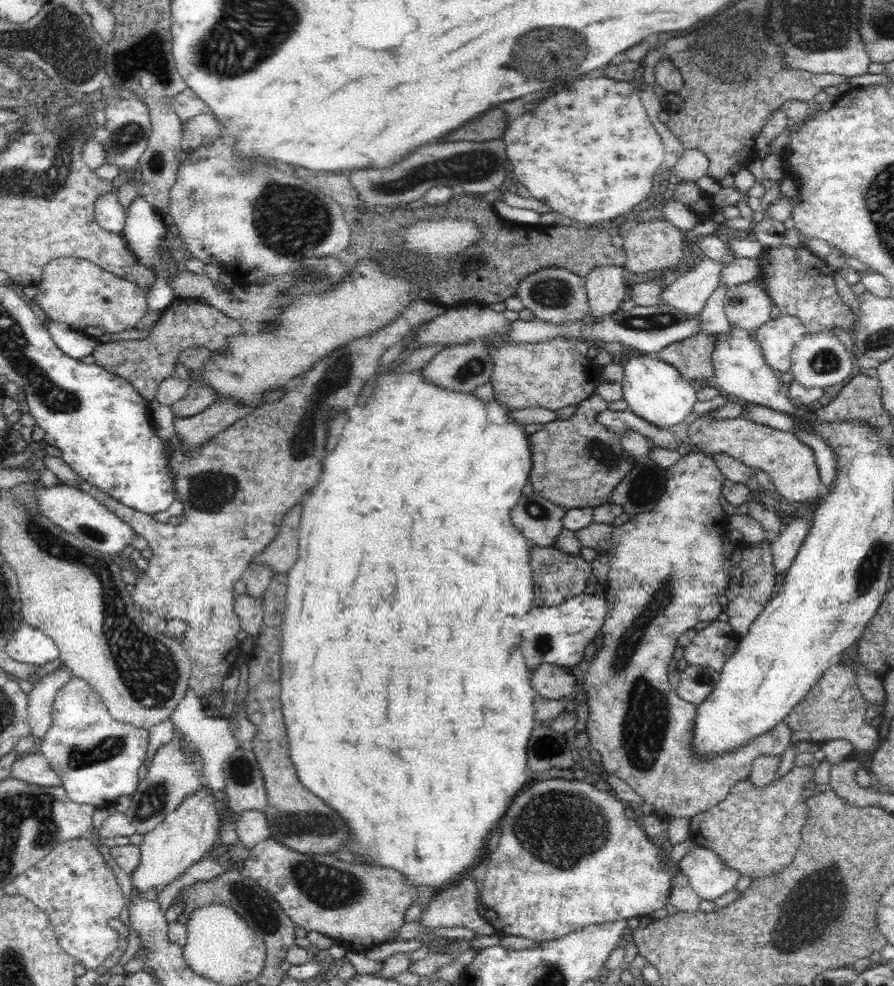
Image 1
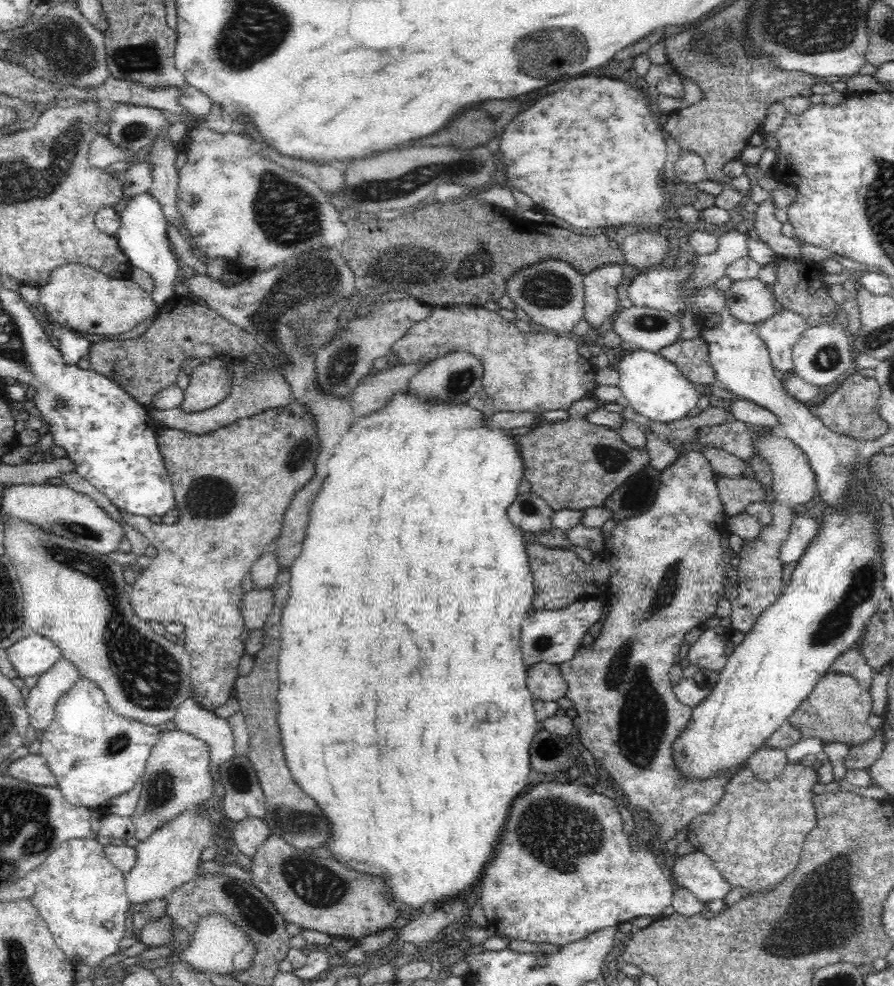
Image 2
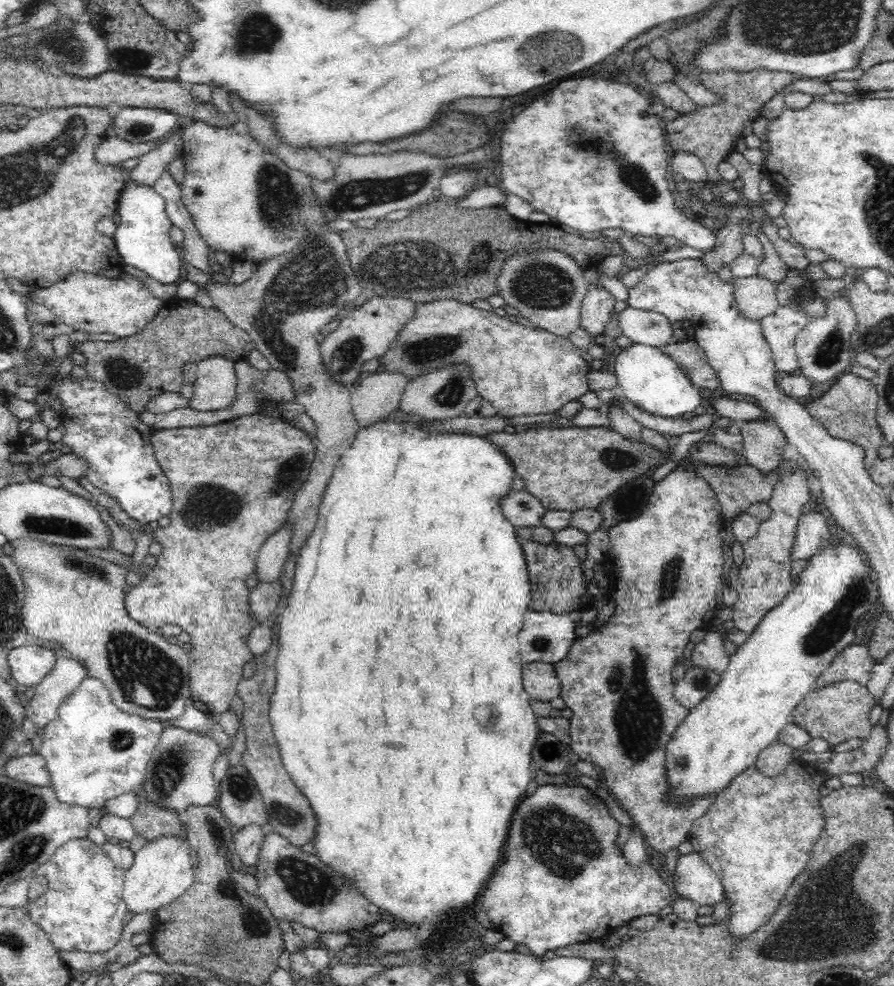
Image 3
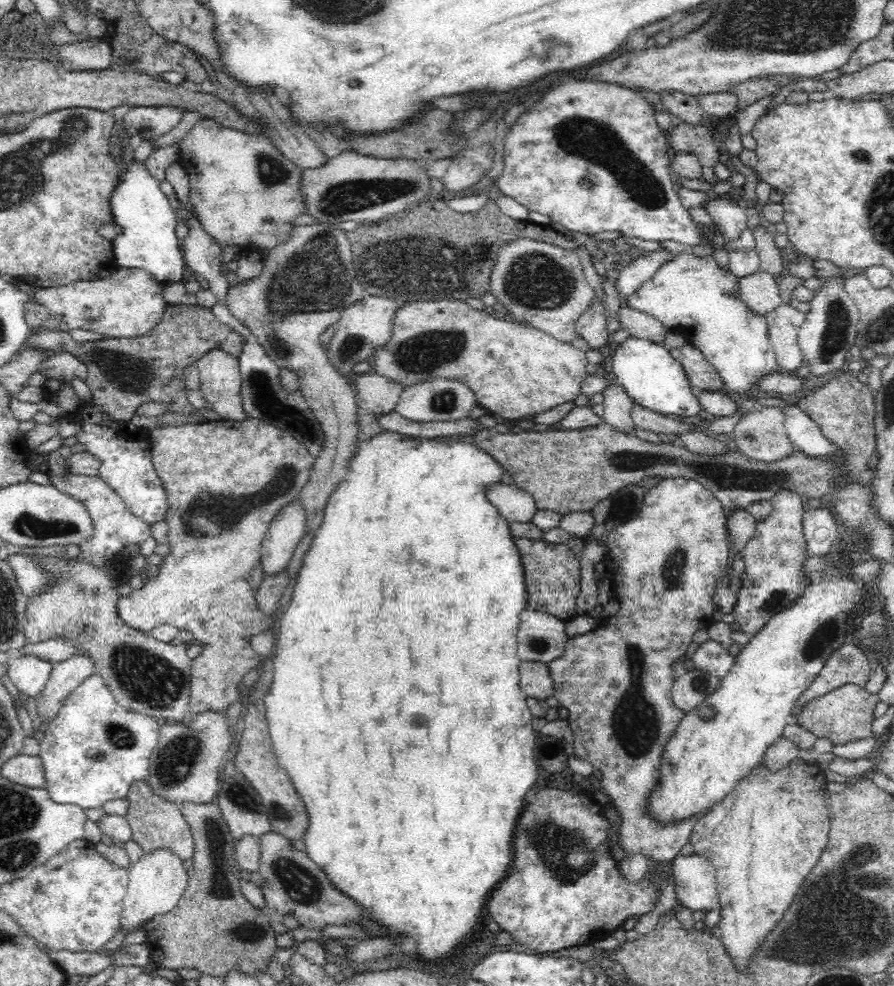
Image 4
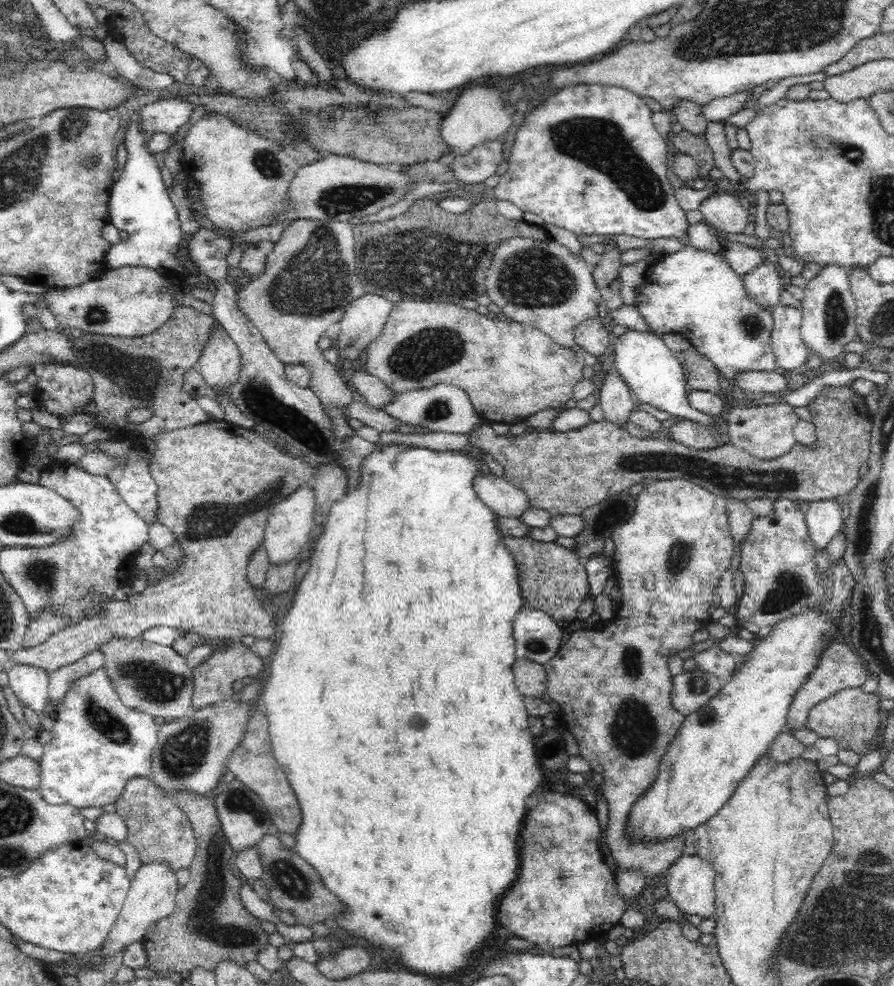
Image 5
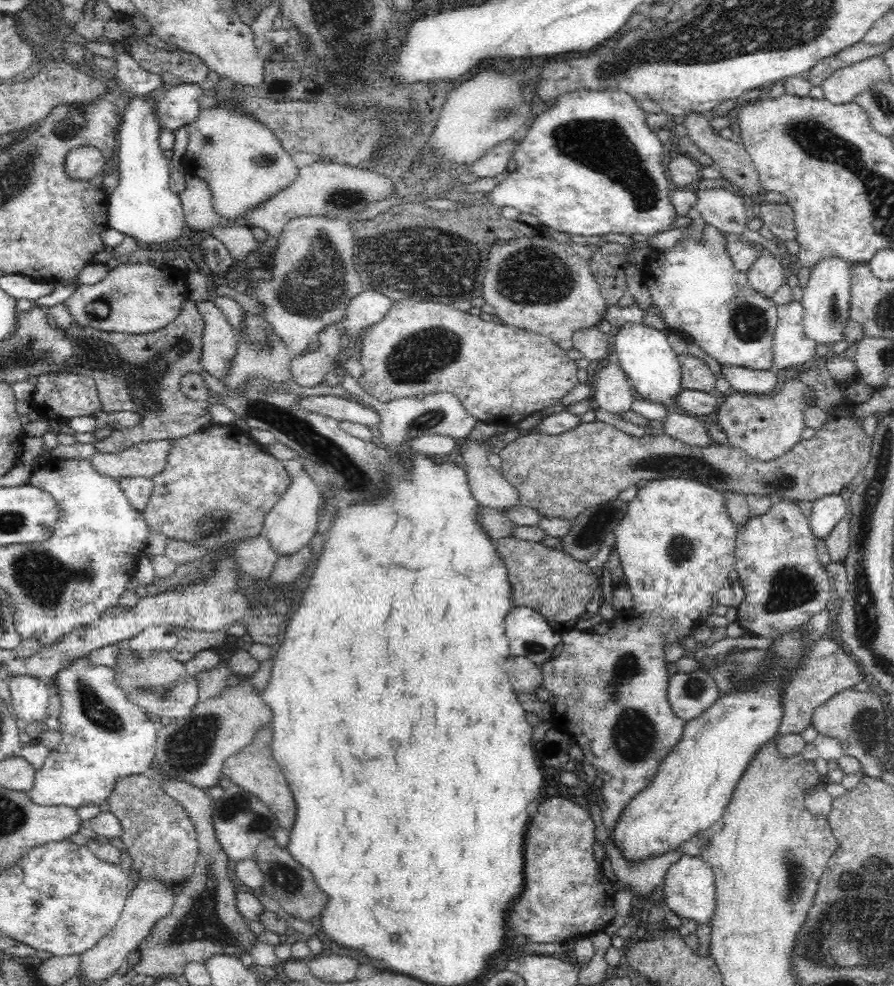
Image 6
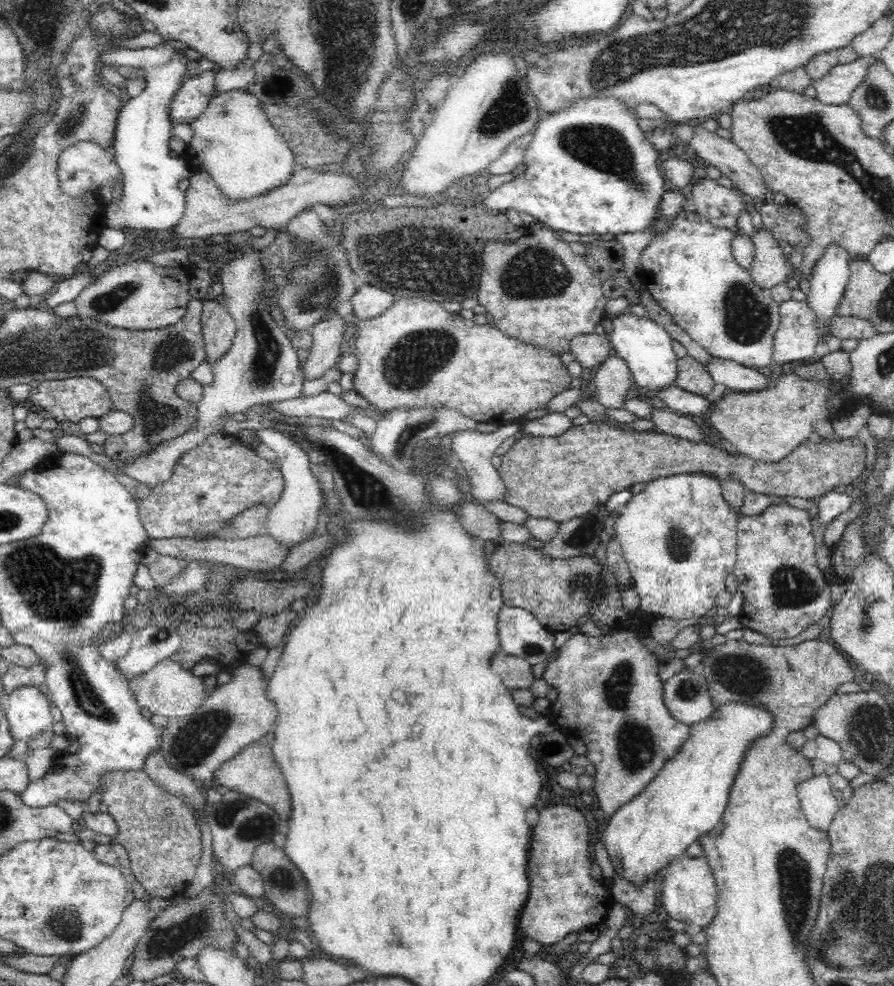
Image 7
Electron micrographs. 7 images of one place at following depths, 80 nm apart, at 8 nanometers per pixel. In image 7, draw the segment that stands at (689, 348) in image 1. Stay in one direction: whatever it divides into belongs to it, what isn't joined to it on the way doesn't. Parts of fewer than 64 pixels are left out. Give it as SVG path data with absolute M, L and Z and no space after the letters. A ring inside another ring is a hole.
M690 355L677 359L677 375L674 384L686 392L706 398L715 384L702 364Z

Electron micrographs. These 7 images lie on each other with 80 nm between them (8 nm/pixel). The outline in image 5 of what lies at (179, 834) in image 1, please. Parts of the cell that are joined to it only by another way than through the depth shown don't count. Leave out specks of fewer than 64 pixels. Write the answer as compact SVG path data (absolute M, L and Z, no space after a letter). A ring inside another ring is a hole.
M166 861L151 862L138 869L132 878L127 898L112 931L106 935L104 943L98 948L100 949L100 957L103 959L102 964L106 962L106 957L114 957L117 953L121 953L123 956L125 950L130 948L132 944L142 942L150 926L174 912L175 900L179 892L174 874L172 866Z

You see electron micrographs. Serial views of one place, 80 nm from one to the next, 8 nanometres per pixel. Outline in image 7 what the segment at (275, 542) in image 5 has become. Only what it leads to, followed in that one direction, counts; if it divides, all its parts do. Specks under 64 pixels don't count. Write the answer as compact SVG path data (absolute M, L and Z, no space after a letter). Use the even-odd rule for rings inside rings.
M272 428L258 430L258 438L276 454L276 461L279 464L284 482L278 502L270 508L265 526L267 535L272 536L274 541L288 547L299 545L316 528L318 510L320 510L320 502L322 502L320 484L311 471L312 463L310 463L309 456L302 450L302 447L290 435L282 433L280 430Z

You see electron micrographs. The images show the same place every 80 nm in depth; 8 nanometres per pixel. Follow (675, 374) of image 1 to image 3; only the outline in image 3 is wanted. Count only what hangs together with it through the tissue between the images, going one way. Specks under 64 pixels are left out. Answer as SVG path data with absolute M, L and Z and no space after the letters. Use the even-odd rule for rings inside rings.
M634 342L622 350L615 359L614 375L617 384L620 386L619 392L642 411L667 418L682 417L686 413L694 413L701 406L702 396L699 390L688 380L686 373L668 356L664 354L662 348L654 348L646 344Z

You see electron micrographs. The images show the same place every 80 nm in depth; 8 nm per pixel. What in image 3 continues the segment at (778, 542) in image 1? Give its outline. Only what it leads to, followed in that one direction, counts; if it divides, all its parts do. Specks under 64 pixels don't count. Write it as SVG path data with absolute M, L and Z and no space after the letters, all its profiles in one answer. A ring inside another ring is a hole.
M823 510L802 514L798 521L796 544L789 556L792 560L809 559L827 545L832 536L832 527L828 526L827 520Z

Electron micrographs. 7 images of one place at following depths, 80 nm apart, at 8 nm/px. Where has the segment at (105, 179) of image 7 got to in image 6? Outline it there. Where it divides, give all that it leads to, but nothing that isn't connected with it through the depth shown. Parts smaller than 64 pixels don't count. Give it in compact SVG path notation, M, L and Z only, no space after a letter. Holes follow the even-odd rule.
M78 146L64 156L64 171L72 180L90 180L96 175L102 175L103 170L111 162L94 146Z

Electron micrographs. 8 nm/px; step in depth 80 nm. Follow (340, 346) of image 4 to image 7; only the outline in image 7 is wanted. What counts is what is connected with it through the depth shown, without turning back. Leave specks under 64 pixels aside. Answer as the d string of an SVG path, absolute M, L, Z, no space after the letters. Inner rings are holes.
M364 283L354 292L350 301L354 314L360 320L370 320L382 314L386 308L390 308L395 299L395 296L389 292Z

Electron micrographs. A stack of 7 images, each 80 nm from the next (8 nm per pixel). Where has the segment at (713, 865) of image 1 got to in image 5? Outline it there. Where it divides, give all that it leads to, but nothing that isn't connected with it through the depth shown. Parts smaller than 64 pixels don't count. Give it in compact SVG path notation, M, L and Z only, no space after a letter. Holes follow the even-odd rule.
M697 854L682 855L667 870L667 889L682 915L712 919L715 912L715 869Z

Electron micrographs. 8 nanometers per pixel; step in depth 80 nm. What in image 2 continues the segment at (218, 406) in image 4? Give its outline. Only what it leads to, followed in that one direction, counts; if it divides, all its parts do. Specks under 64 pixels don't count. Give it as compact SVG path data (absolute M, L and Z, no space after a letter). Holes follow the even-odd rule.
M222 359L204 360L189 377L190 384L180 404L186 413L210 410L222 404L230 392L229 376L223 370Z

